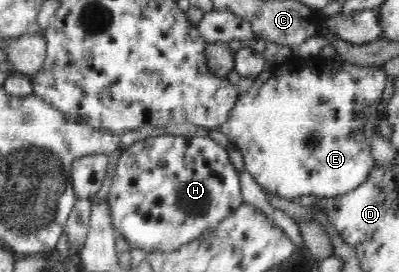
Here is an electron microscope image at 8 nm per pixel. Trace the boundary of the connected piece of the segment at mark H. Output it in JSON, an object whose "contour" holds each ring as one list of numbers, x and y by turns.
{"contour":[[156,135,122,148,109,187,107,204,118,236,132,247,149,253,175,252,208,233,244,202,238,171,231,163,224,142,209,136]]}

